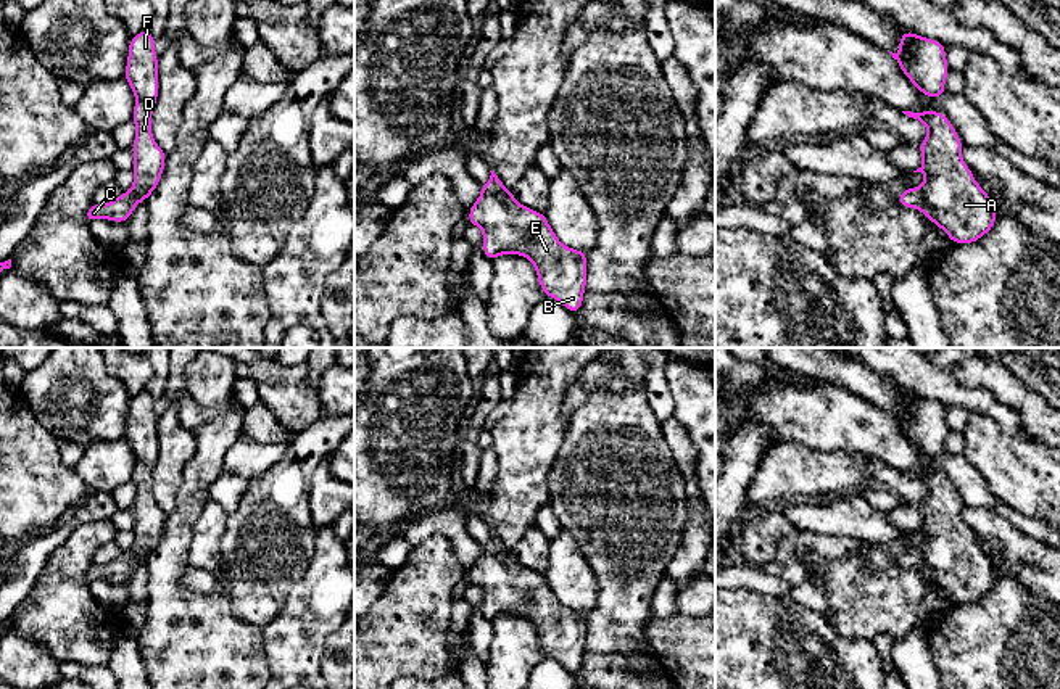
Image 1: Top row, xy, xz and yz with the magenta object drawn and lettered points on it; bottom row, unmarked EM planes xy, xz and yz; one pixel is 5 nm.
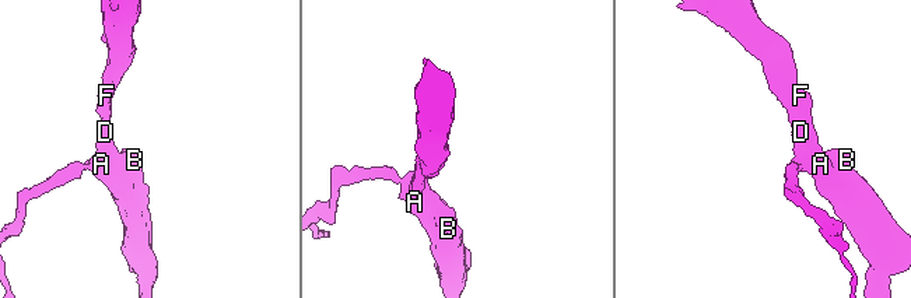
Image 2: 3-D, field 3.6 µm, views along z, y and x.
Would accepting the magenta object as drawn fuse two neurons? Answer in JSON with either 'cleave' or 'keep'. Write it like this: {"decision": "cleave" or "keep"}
{"decision": "keep"}

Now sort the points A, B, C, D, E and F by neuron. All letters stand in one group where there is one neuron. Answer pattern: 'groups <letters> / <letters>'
groups A B C D E F

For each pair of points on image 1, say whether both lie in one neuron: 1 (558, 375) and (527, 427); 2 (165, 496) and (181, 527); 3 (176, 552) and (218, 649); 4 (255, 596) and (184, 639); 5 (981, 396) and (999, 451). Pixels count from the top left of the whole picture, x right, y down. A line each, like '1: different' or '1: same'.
1: same
2: different
3: same
4: different
5: different

